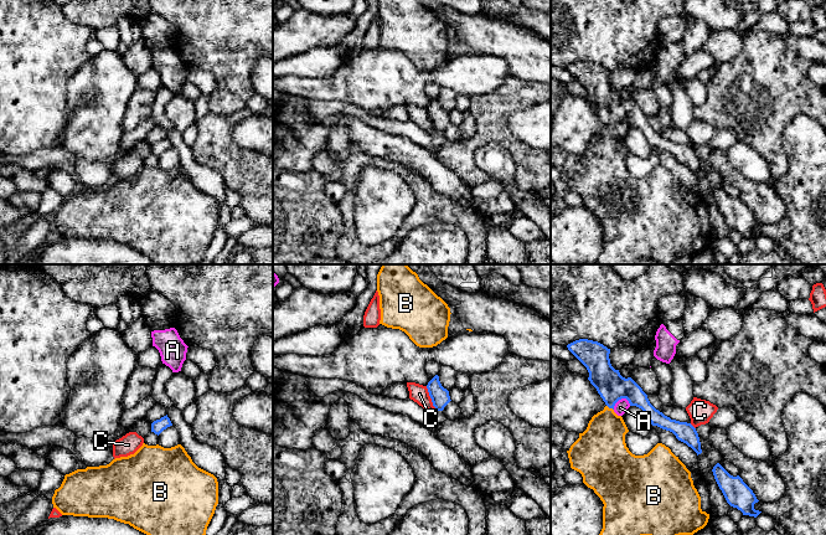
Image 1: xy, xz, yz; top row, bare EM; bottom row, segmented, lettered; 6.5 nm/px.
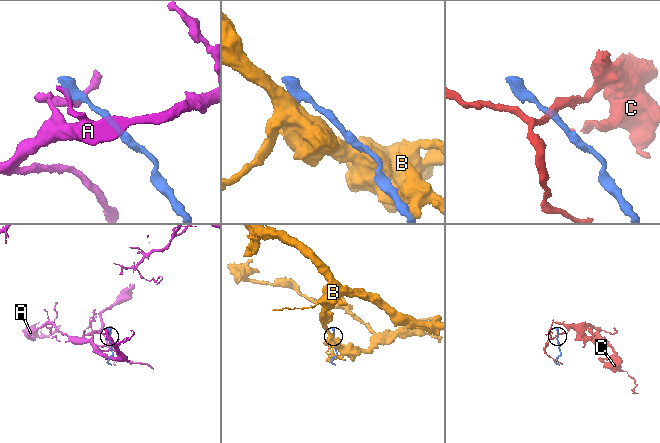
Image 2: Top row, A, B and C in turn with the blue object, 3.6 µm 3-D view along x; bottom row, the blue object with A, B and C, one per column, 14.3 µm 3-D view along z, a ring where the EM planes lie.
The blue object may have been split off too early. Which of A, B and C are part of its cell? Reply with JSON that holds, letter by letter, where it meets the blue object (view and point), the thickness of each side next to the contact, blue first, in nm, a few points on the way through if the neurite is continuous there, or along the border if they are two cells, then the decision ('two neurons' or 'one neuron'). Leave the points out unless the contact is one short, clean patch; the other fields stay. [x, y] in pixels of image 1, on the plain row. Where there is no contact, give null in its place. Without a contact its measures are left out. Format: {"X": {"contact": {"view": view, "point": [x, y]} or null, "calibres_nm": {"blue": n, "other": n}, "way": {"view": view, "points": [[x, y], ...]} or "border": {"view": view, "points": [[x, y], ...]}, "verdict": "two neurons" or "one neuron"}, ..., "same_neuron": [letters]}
{"A": {"contact": {"view": "yz", "point": [620, 121]}, "calibres_nm": {"blue": 190, "other": 90}, "border": {"view": "yz", "points": [[630, 125], [625, 121], [620, 121], [613, 130]]}, "verdict": "two neurons"}, "B": {"contact": {"view": "yz", "point": [610, 129]}, "calibres_nm": {"blue": 190, "other": 300}, "verdict": "two neurons"}, "C": {"contact": {"view": "xz", "point": [430, 119]}, "calibres_nm": {"blue": 120, "other": 120}, "border": {"view": "xz", "points": [[426, 108], [432, 127], [437, 132]]}, "verdict": "two neurons"}, "same_neuron": []}

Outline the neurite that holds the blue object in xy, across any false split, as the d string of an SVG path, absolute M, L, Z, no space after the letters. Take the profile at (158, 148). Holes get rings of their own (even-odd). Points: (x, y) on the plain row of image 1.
M166 137L161 139L160 142L156 142L151 145L151 154L159 158L164 151L166 151L170 148L172 148L172 145Z

